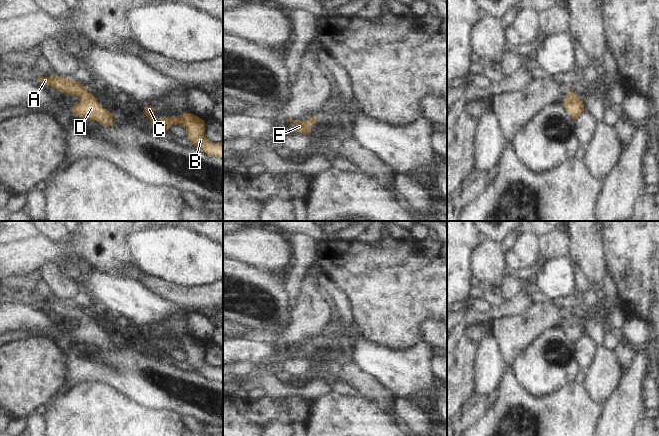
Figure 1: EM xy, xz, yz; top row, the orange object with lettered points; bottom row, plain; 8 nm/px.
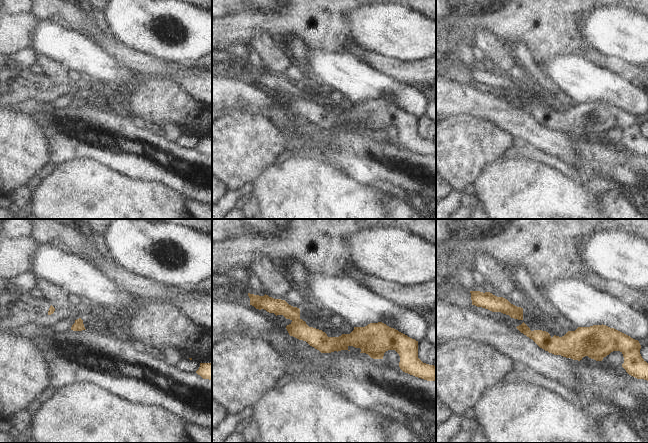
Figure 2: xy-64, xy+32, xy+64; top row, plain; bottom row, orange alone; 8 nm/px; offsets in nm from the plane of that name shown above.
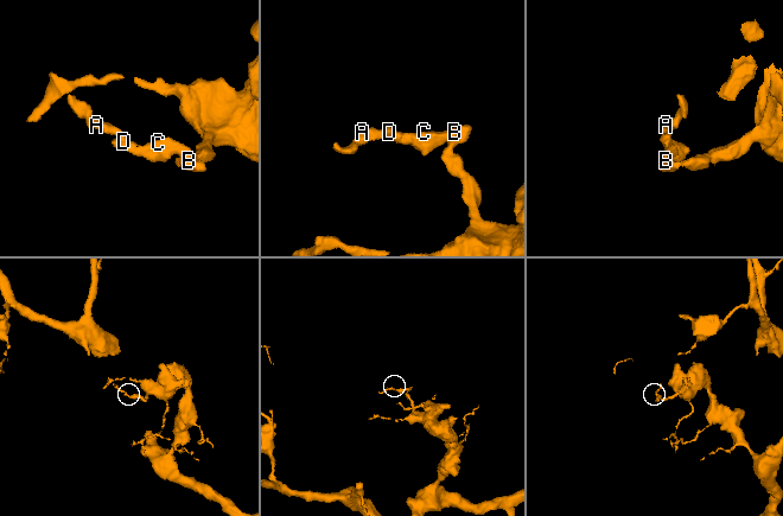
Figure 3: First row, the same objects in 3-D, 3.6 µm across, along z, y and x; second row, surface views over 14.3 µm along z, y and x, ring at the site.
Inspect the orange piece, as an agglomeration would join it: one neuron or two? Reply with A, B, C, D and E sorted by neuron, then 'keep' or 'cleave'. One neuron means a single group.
groups A B C D E; keep

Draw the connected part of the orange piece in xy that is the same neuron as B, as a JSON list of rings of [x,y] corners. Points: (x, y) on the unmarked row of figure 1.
[[[151,330],[144,332],[143,341],[149,342],[151,350],[160,356],[168,354],[172,348],[180,348],[187,354],[187,363],[196,370],[195,373],[205,376],[211,381],[220,381],[223,383],[223,366],[213,367],[206,362],[205,345],[199,341],[185,336],[180,340],[155,342],[154,332]]]

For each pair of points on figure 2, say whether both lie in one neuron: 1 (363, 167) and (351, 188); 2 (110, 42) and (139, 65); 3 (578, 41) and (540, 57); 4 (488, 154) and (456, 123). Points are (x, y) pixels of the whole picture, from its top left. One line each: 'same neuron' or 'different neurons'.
1: different neurons
2: same neuron
3: same neuron
4: same neuron

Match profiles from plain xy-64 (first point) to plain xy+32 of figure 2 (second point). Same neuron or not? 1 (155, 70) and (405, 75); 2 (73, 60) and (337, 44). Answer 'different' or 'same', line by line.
1: same
2: different

